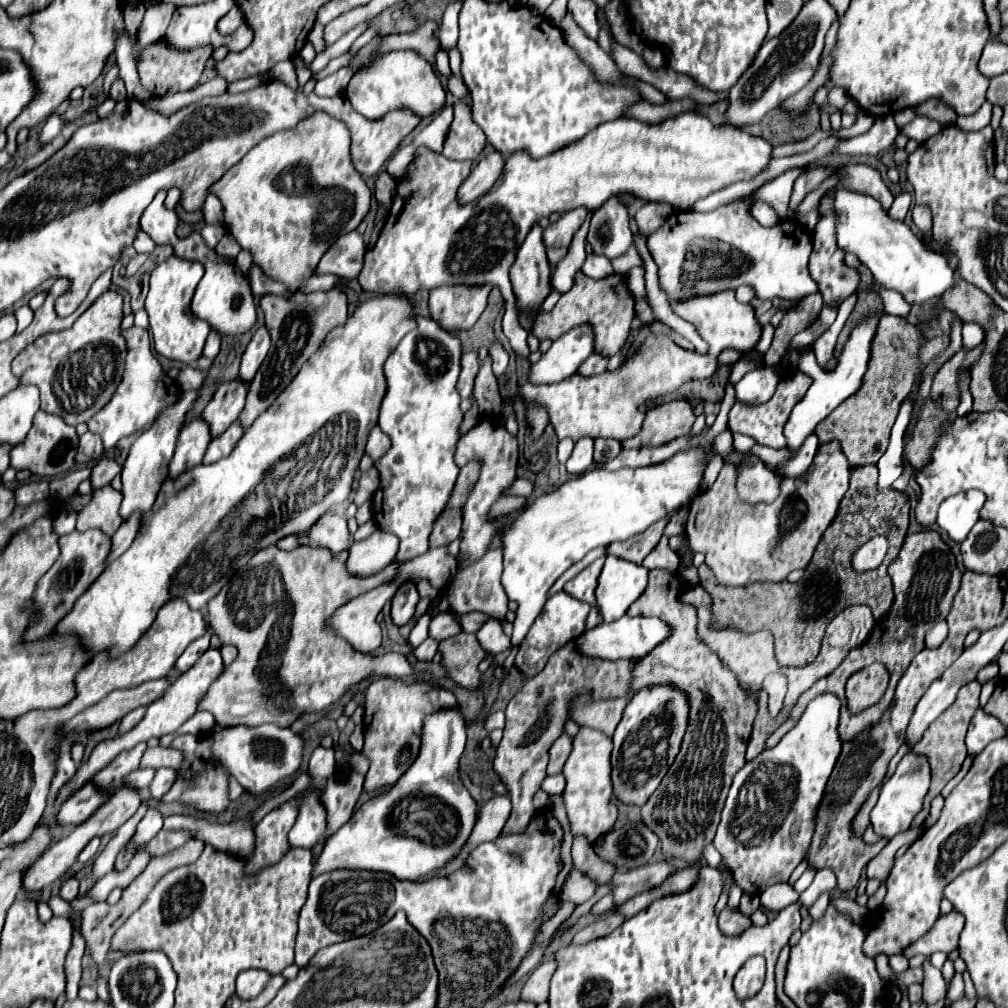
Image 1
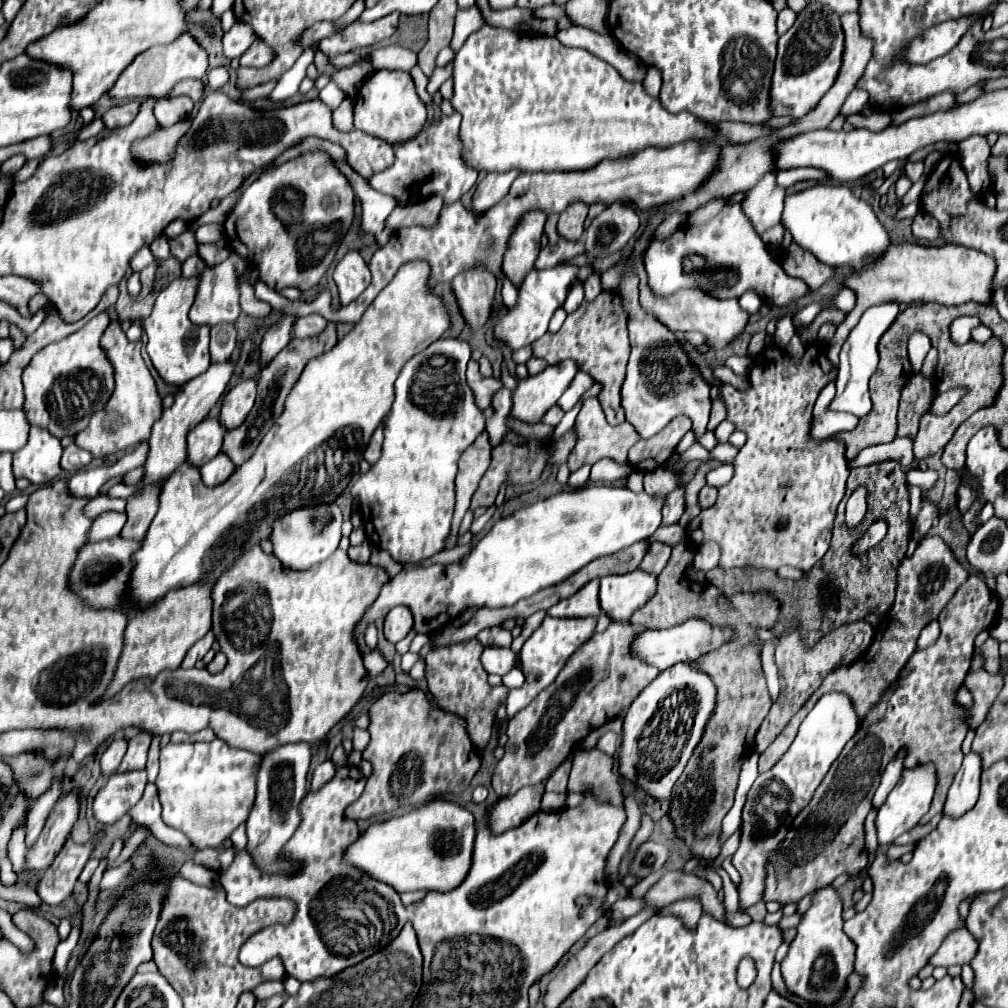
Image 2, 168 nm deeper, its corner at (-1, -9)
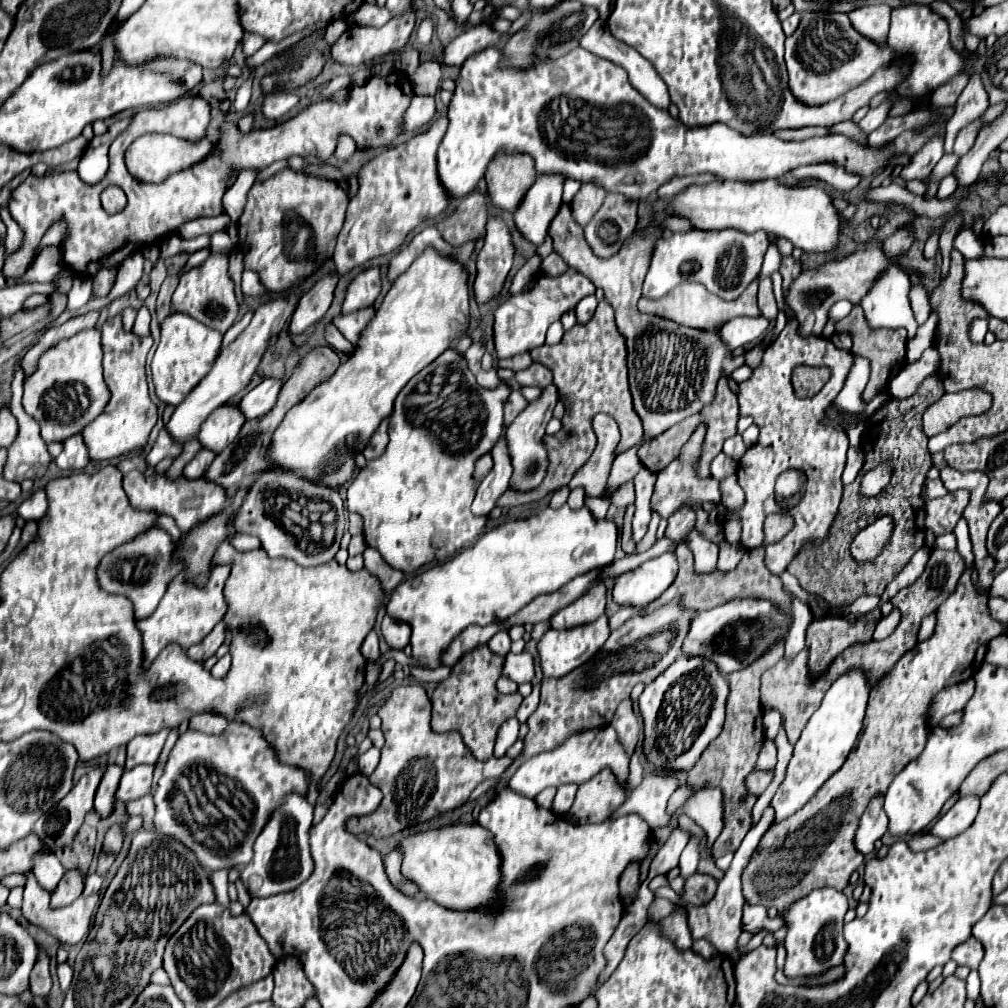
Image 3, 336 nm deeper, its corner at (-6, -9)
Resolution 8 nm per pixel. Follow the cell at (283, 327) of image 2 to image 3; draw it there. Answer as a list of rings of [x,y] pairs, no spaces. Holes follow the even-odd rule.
[[[327,275],[323,279],[319,279],[297,303],[297,309],[291,317],[289,323],[289,333],[305,333],[315,321],[319,321],[325,311],[329,309],[331,301],[333,301],[333,289],[337,285],[337,277],[335,275]]]

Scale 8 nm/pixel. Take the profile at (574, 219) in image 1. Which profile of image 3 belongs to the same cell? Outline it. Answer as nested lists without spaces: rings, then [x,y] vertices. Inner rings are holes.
[[[593,183],[581,185],[579,193],[577,193],[575,199],[571,201],[573,219],[575,219],[581,227],[585,227],[585,225],[593,219],[595,211],[601,207],[603,199],[605,199],[605,191],[603,191],[601,187],[597,187],[597,185],[593,185]]]

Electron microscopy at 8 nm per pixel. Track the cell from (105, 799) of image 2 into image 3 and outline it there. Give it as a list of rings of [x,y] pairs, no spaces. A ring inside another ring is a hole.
[[[139,765],[131,771],[125,771],[119,789],[115,793],[115,799],[123,803],[141,799],[151,791],[151,779],[153,779],[153,765]]]

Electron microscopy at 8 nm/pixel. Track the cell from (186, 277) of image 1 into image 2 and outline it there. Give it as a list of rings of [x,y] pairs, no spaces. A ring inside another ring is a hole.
[[[174,279],[156,299],[154,311],[150,317],[146,317],[144,331],[148,335],[146,351],[152,359],[154,369],[158,375],[170,383],[170,385],[184,385],[190,379],[202,375],[210,367],[210,353],[208,353],[208,341],[210,341],[210,327],[206,325],[194,325],[188,319],[188,311],[194,301],[198,279]]]

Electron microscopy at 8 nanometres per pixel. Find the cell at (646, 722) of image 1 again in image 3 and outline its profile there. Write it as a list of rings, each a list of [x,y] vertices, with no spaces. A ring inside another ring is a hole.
[[[681,655],[663,671],[653,683],[645,687],[645,691],[639,697],[639,709],[645,723],[645,741],[643,741],[643,753],[647,761],[659,769],[659,771],[689,771],[701,757],[703,749],[721,733],[725,723],[725,701],[729,695],[729,683],[727,679],[717,671],[715,663],[701,659],[701,657],[687,657]],[[679,681],[679,697],[671,697],[671,687]]]

